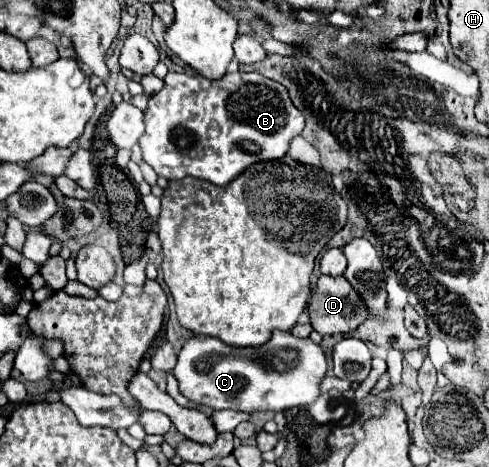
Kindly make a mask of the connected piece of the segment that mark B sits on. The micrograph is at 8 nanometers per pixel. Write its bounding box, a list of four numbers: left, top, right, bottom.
[139,71,305,187]

